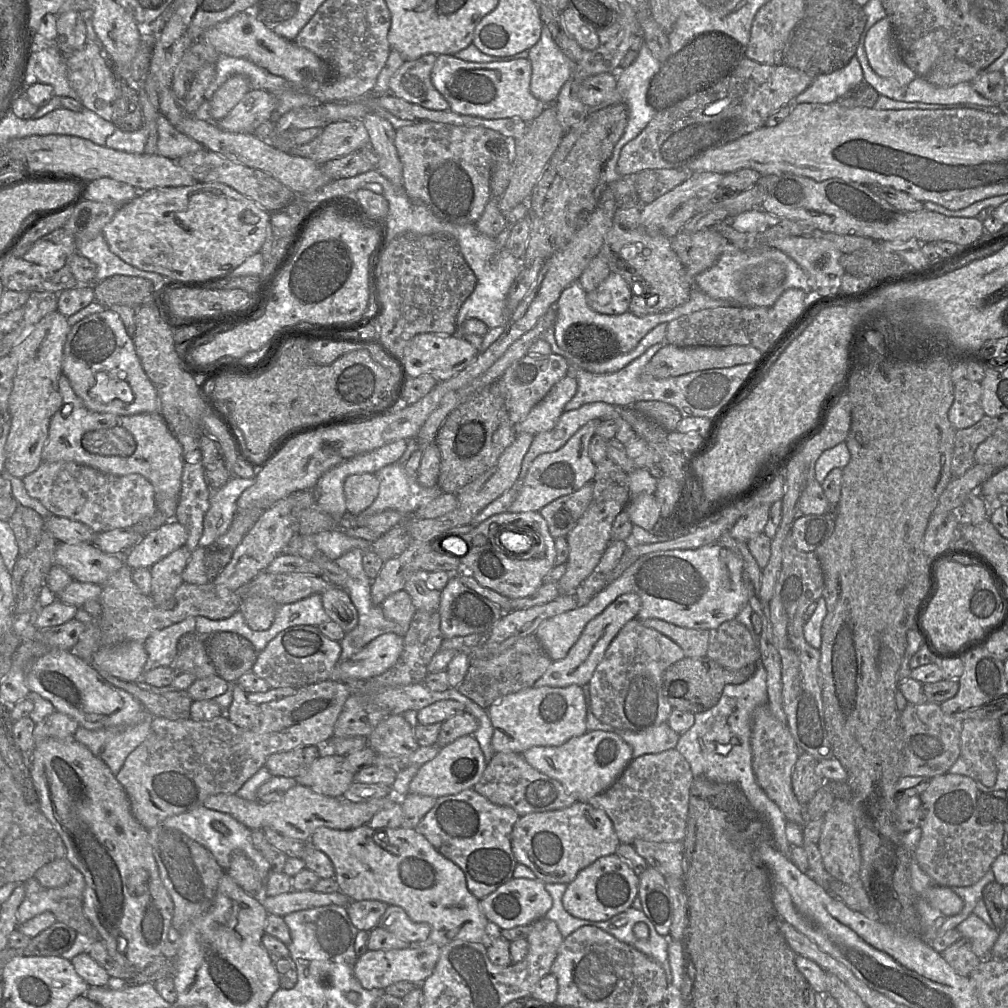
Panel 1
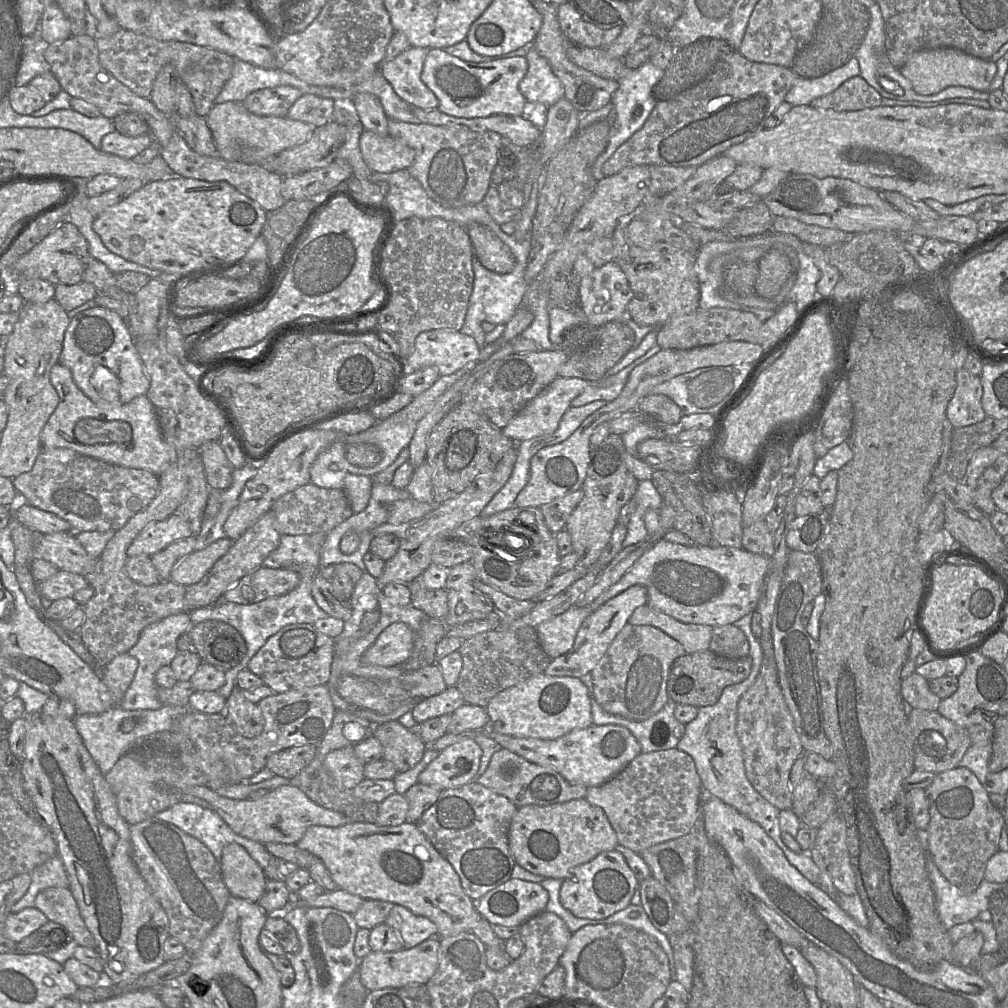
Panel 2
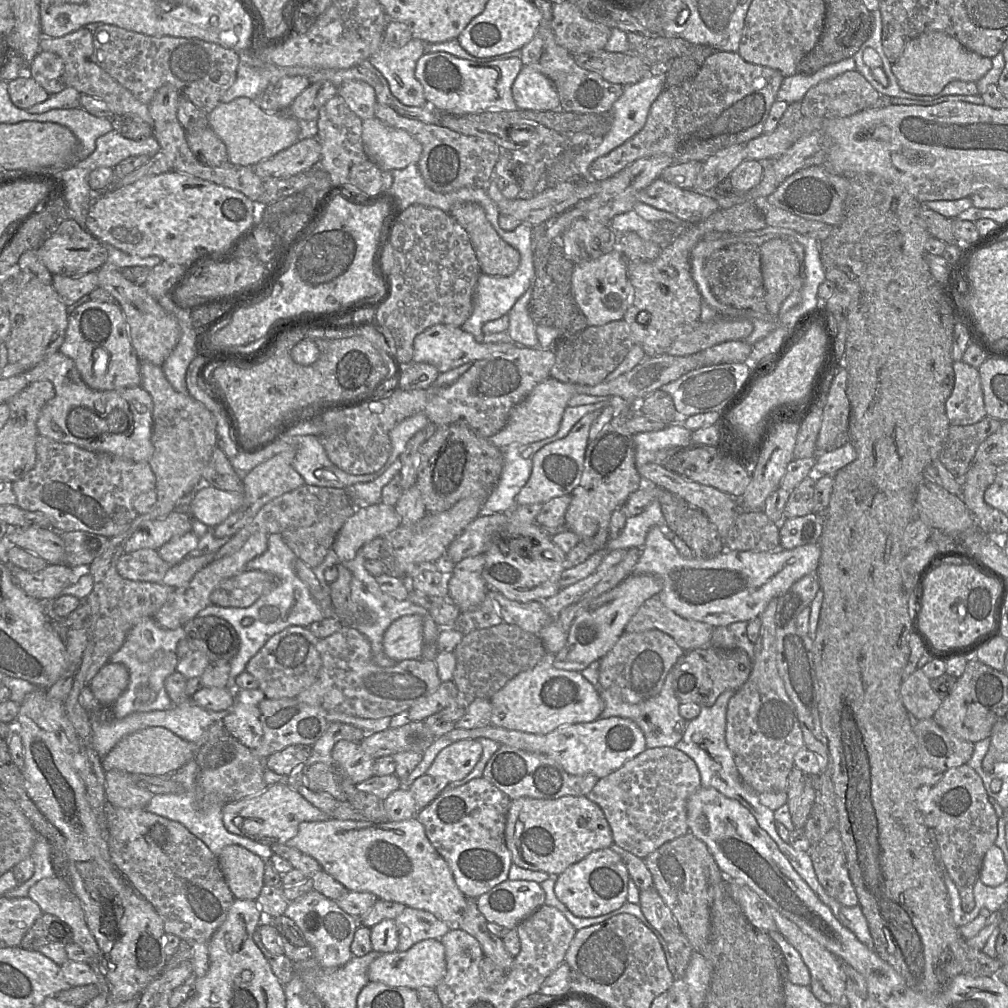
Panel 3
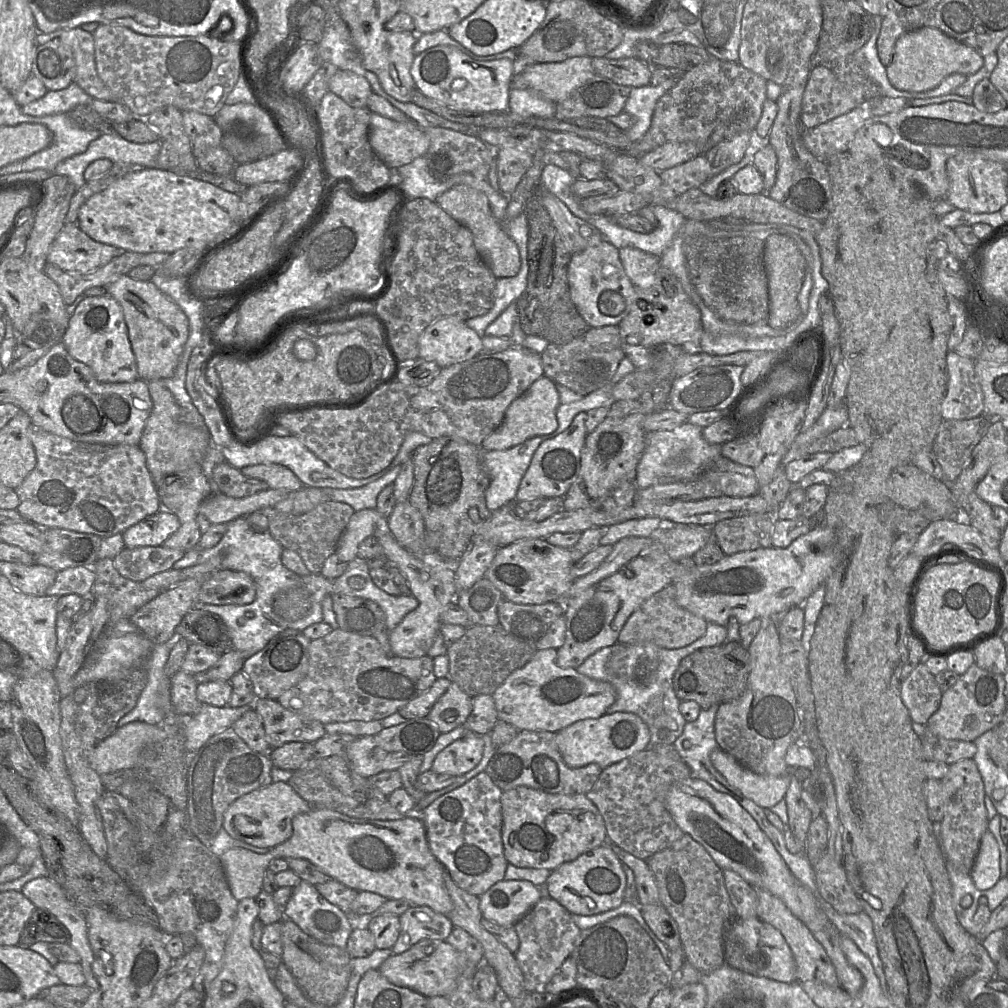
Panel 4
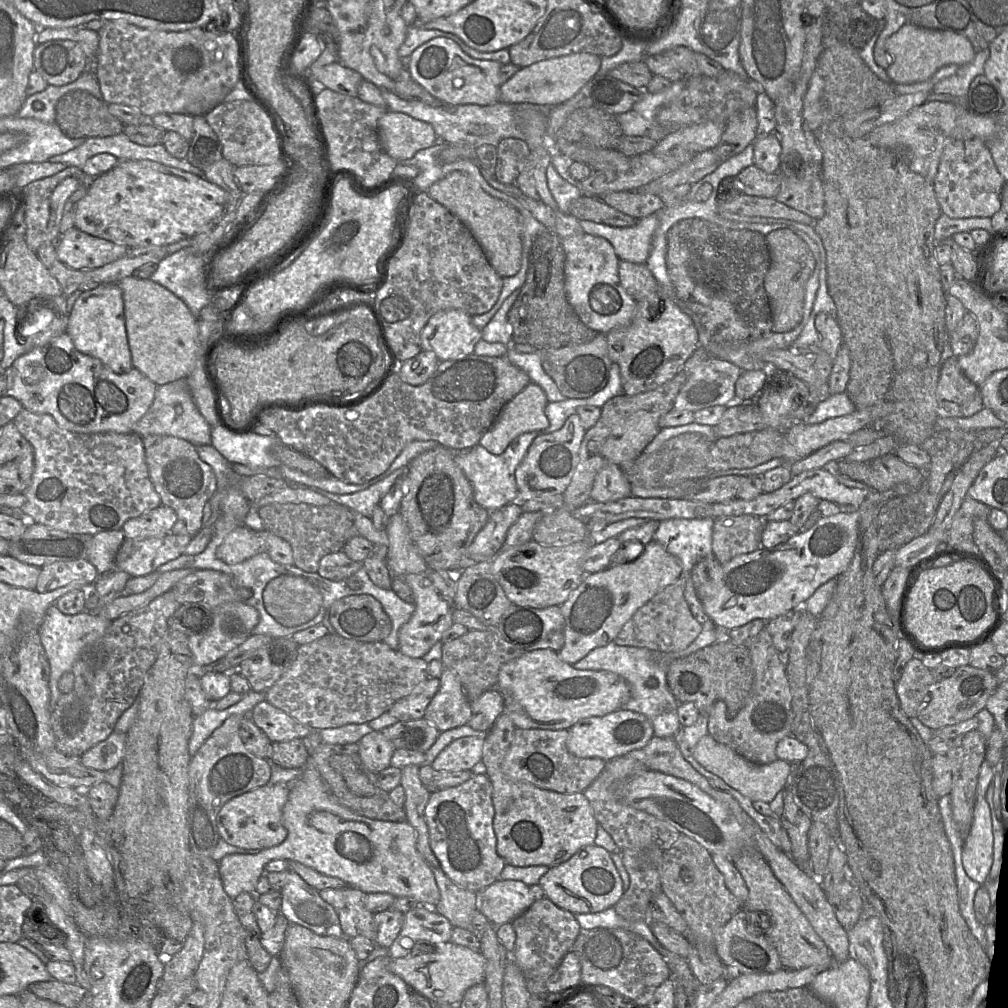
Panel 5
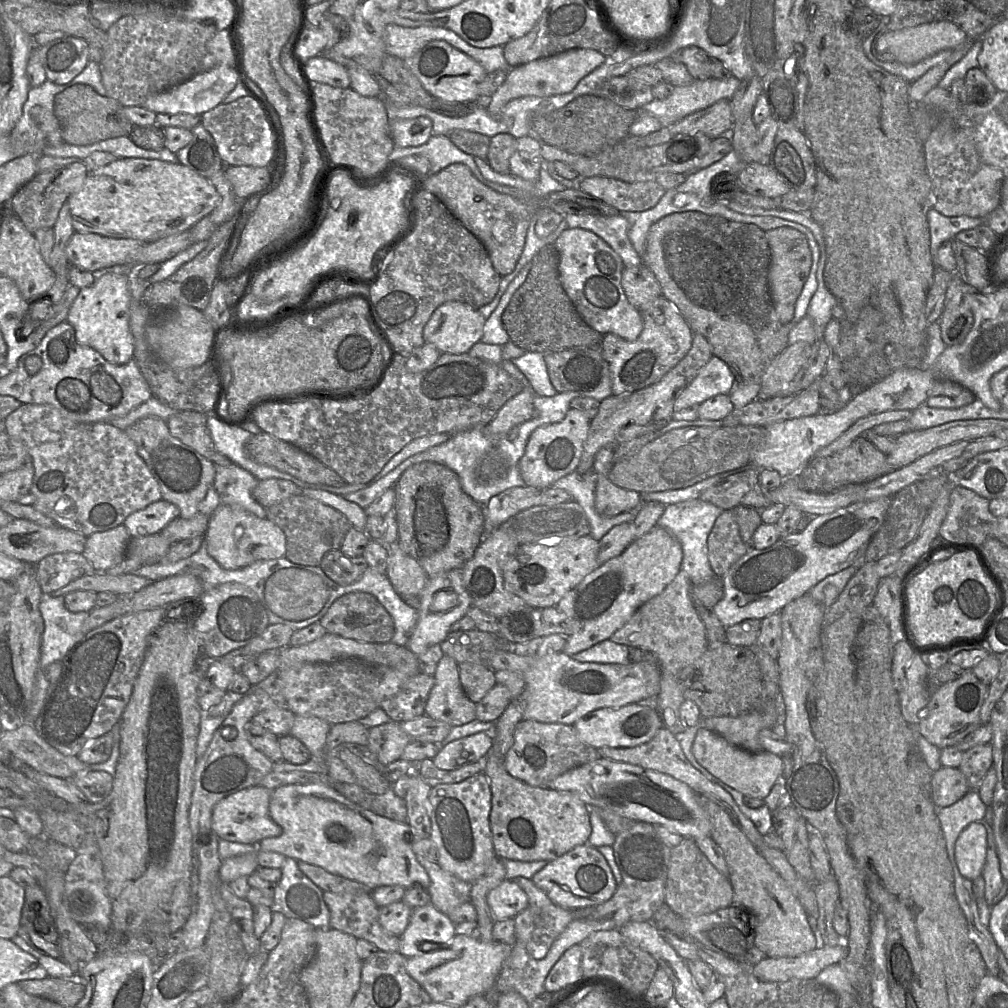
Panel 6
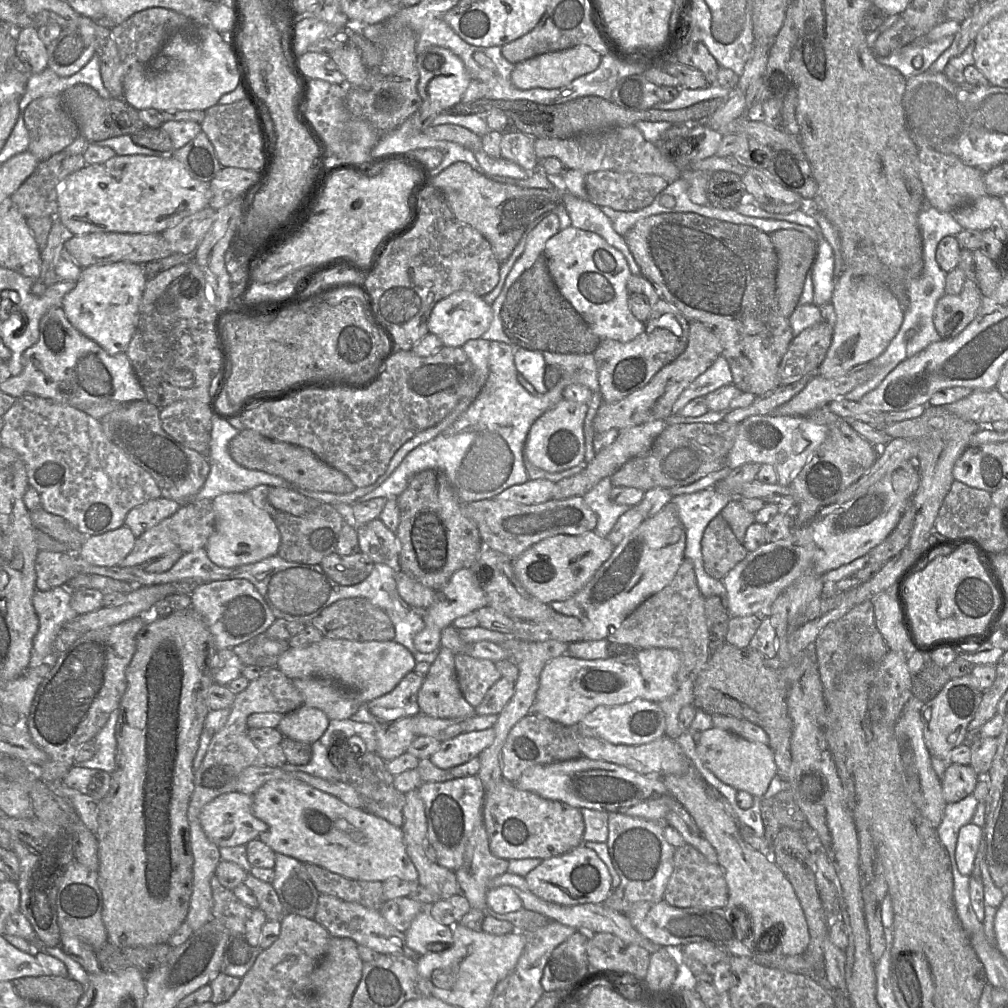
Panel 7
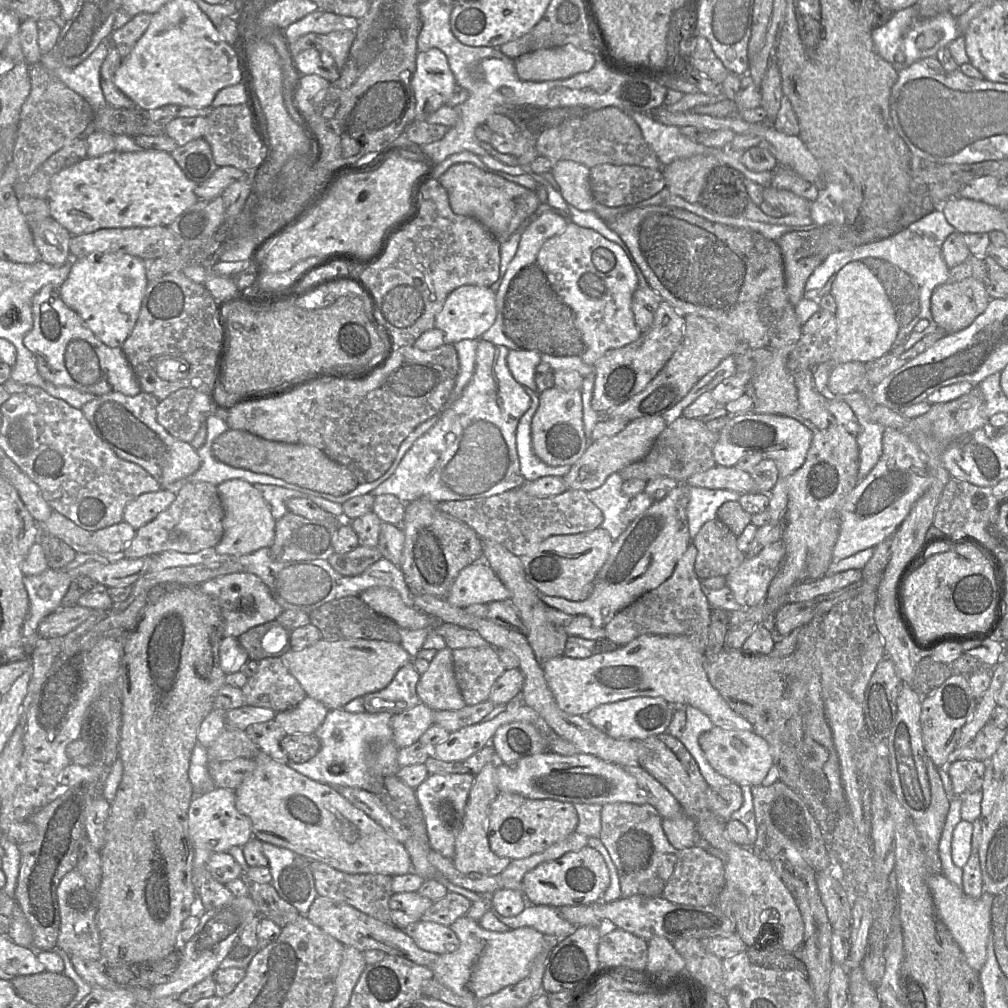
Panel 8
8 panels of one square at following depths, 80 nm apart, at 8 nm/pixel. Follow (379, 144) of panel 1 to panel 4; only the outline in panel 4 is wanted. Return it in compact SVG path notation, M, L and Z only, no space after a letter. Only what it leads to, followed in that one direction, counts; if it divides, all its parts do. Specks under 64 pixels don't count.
M337 70L330 80L329 89L354 108L367 107L367 100L373 93L366 78L345 70Z

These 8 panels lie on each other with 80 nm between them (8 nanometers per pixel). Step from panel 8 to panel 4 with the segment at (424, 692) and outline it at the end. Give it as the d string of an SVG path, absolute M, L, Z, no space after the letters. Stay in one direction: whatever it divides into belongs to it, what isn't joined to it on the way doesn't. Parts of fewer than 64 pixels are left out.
M451 682L448 690L432 707L427 719L440 733L448 733L466 722L473 708L472 699L455 682Z

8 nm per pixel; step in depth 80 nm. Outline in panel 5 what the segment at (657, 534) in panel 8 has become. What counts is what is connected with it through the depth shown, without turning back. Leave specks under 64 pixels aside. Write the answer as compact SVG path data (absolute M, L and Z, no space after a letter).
M652 540L634 561L586 574L581 584L560 606L565 619L565 644L558 652L562 661L575 664L597 647L614 641L635 612L682 575L680 560Z

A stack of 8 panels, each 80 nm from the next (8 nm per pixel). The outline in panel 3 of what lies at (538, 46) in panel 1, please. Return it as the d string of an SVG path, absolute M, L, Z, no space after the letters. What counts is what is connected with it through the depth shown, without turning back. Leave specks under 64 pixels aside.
M523 66L513 83L512 95L520 110L561 110L559 95L554 83L533 67Z

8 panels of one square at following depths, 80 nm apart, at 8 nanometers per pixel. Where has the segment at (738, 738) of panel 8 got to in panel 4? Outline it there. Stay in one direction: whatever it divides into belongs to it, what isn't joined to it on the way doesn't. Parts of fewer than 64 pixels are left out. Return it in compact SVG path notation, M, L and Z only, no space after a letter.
M721 748L712 751L710 759L729 784L758 806L770 809L784 799L792 776L790 772L782 776L757 774Z

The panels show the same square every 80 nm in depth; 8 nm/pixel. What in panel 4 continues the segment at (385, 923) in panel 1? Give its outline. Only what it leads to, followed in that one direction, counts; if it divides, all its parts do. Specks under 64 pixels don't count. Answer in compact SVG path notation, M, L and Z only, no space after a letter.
M412 906L400 918L400 933L392 953L399 955L423 940L445 941L453 925L447 916L437 913L426 906Z

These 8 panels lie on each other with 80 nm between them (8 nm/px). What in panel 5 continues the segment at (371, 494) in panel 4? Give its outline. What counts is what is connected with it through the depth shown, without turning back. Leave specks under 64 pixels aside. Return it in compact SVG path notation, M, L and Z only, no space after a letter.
M407 467L398 468L389 476L367 489L351 494L335 494L315 487L310 487L309 489L347 507L352 512L371 517L375 507L379 505L381 498L406 471Z

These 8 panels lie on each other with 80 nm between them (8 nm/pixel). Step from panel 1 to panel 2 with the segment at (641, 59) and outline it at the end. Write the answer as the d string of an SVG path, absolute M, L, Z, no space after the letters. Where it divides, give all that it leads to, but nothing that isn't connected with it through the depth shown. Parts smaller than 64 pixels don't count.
M650 61L631 70L621 80L618 81L619 87L613 95L613 126L611 136L605 150L596 159L593 166L593 176L596 181L605 177L602 172L602 166L612 154L626 142L636 131L638 131L647 121L652 110L654 109L657 100L654 98L653 87L664 76L664 70L653 65Z

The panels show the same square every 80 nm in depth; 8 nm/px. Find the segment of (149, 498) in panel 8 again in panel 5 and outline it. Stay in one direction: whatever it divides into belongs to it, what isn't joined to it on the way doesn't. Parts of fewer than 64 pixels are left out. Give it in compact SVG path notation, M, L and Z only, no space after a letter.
M161 504L139 517L129 519L122 529L126 539L162 537L171 532L176 520L175 511Z

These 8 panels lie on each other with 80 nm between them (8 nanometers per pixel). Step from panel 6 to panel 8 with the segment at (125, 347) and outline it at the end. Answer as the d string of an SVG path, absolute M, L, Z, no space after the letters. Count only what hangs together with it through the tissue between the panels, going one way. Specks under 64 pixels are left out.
M119 252L72 259L69 275L59 288L60 297L100 341L122 348L138 320L147 285L146 267L147 262L141 258Z

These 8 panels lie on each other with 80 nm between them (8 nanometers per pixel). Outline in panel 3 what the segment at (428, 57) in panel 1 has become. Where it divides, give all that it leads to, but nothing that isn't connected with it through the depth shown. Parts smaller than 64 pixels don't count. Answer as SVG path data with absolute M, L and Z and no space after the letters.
M412 38L401 48L382 47L373 54L370 63L387 80L391 93L407 106L425 106L424 89L415 77L415 68L425 54L425 44Z

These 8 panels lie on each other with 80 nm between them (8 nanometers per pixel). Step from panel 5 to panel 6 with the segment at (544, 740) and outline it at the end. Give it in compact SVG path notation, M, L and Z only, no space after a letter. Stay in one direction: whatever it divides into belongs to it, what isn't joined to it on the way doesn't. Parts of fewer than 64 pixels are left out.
M522 720L505 757L505 768L514 778L535 787L549 787L558 776L600 758L598 750L584 743L574 725Z

